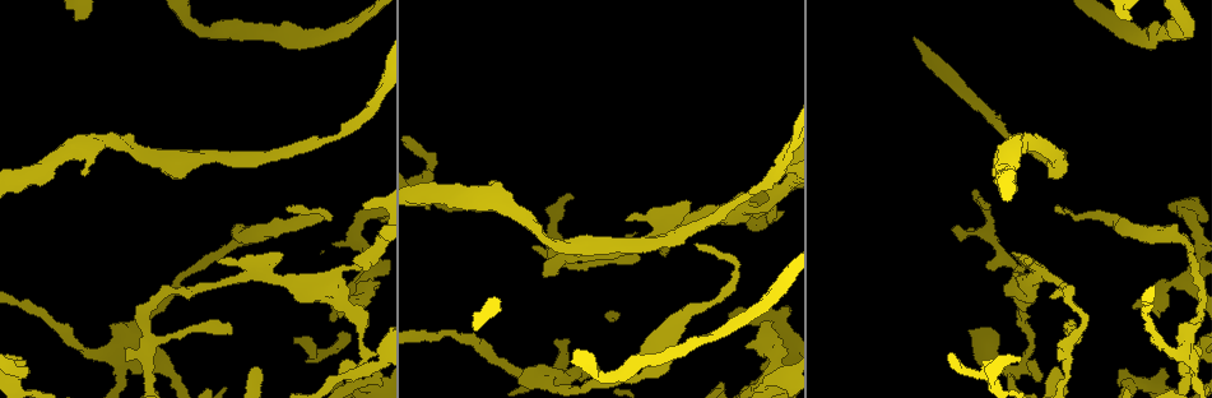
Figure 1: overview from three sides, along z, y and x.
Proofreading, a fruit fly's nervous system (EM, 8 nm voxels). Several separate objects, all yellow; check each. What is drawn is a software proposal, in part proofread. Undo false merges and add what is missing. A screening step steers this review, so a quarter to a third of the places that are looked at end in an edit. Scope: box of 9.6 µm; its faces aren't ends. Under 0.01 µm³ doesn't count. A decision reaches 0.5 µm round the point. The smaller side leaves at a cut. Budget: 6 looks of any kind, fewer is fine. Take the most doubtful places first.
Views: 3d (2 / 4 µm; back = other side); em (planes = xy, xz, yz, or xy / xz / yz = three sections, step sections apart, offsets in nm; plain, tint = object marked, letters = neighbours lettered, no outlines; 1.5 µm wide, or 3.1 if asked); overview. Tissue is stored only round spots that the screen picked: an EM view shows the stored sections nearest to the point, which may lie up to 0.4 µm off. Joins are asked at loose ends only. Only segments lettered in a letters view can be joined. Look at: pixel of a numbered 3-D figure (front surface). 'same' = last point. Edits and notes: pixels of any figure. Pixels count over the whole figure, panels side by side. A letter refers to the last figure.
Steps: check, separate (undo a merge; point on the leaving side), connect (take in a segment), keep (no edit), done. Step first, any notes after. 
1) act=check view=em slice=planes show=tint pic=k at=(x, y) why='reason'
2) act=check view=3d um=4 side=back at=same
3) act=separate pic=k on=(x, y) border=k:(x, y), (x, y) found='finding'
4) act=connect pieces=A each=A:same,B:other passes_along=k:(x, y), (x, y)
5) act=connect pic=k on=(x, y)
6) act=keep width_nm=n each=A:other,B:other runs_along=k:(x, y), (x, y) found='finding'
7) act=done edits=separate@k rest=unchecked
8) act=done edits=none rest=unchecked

act=check view=3d um=2 pic=1 at=(1130, 19) why='thick end'

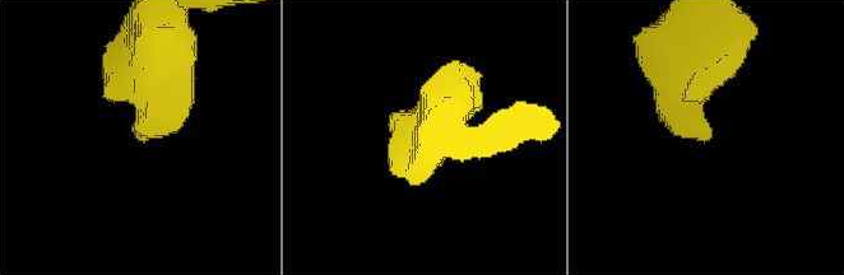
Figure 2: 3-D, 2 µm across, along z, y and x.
act=check view=em slice=planes show=plain pic=2 at=(148, 137)

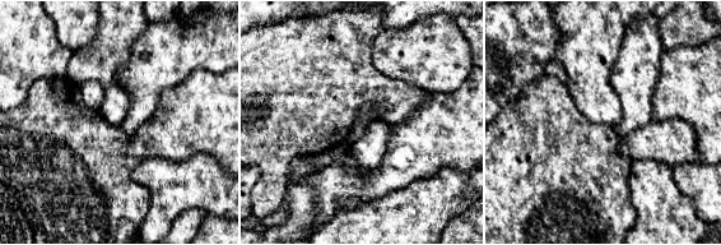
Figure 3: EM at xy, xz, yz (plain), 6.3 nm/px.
act=check view=em slice=planes show=letters at=same why='what lies round it'

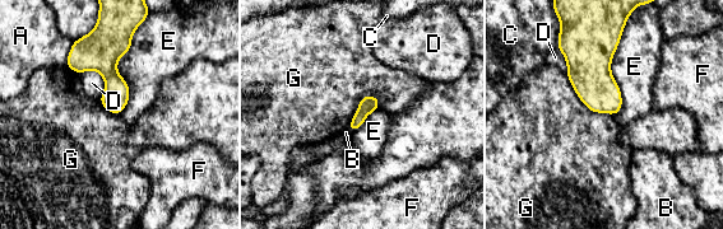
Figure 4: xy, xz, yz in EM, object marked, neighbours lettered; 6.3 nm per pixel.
act=keep each=A:other,B:other,C:other,D:other,E:other,F:other,G:other border=4:(565, 73), (588, 108), (612, 116) found='none of them fits'

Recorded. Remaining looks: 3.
act=check view=em slice=planes show=letters pic=1 at=(1020, 358) why='thin end'

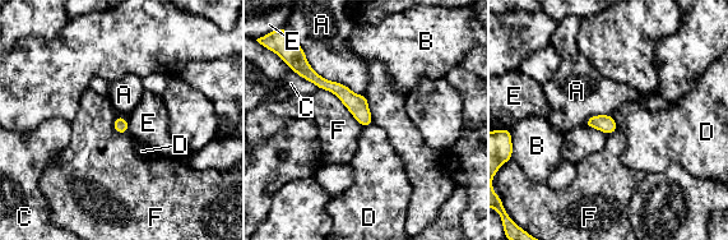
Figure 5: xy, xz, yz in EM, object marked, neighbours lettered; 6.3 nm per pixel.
act=keep each=A:other,B:other,C:other,D:other,E:other,F:other runs_along=5:(307, 73), (338, 88), (369, 121) found='none of them fits'

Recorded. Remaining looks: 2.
act=check view=em slice=planes show=letters pic=1 at=(984, 205) why='free end'

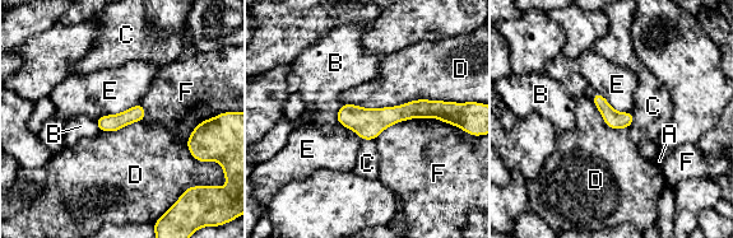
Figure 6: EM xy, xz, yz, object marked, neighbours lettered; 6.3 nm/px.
act=keep longest_contact=D:700nm each=A:other,B:other,C:other,D:other,E:other,F:other found='none of them fits'

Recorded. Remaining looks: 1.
act=done edits=none rest=unchecked

